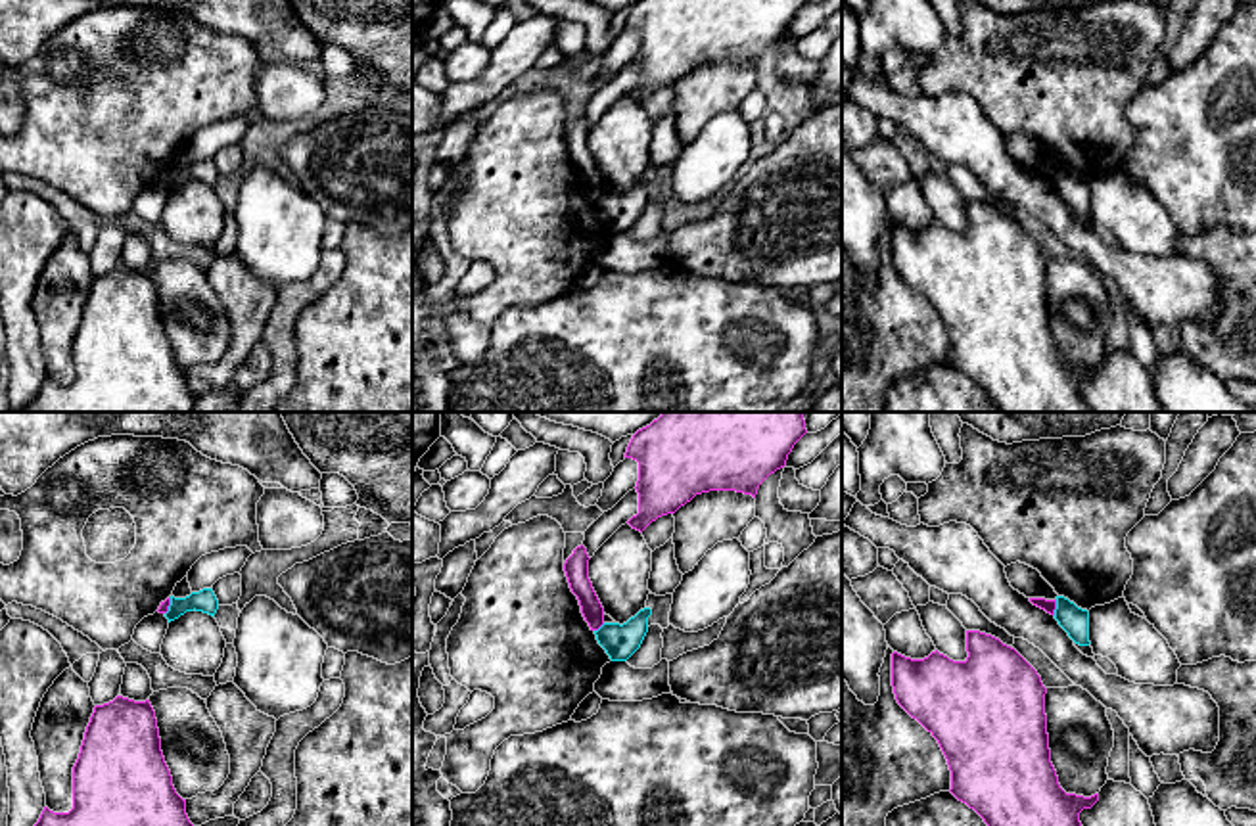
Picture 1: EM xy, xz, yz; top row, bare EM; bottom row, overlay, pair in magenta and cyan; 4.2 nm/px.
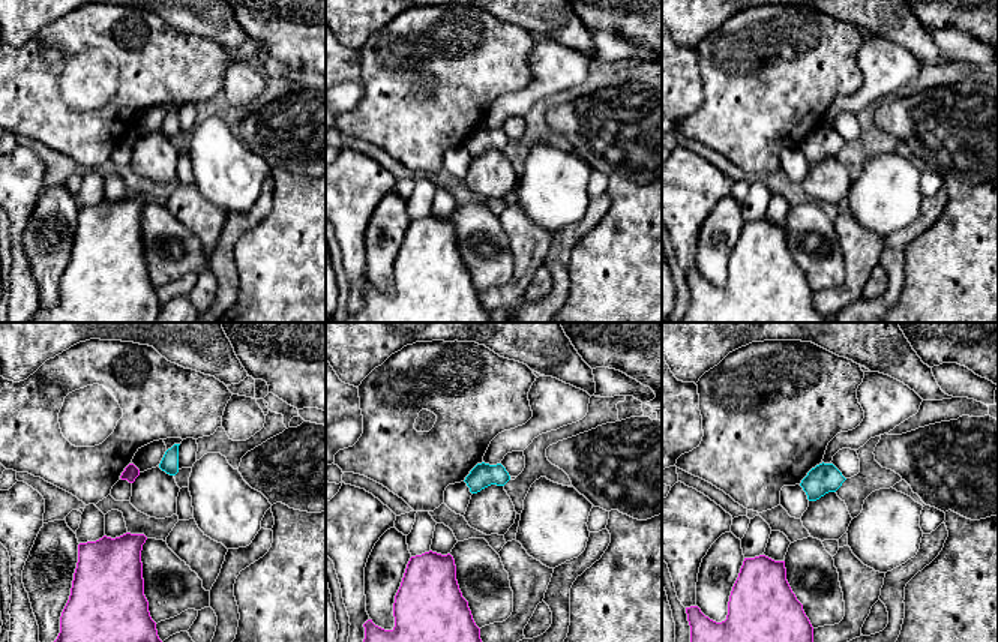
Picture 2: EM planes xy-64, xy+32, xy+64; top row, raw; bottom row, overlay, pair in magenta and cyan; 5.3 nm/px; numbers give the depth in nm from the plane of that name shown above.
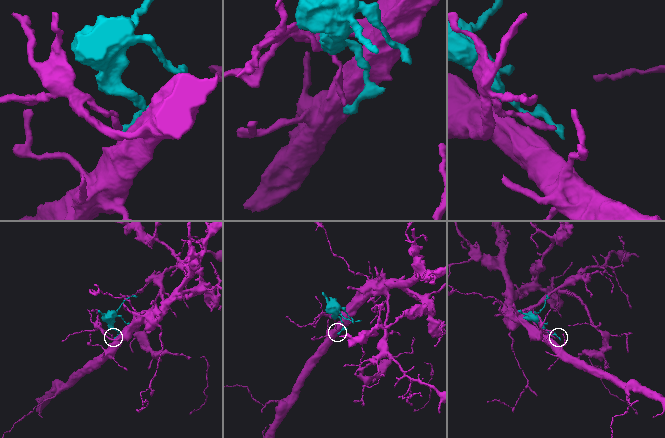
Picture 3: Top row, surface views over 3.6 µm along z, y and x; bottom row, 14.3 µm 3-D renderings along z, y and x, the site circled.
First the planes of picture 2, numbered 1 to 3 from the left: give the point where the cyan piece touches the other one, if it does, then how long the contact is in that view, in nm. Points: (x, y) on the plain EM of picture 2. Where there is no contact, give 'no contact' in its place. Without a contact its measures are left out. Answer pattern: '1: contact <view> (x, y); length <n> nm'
1: no contact
2: no contact
3: no contact

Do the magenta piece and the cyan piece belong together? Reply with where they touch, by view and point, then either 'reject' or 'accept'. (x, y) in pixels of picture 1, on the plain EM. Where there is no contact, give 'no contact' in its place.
contact yz (1055, 179); reject

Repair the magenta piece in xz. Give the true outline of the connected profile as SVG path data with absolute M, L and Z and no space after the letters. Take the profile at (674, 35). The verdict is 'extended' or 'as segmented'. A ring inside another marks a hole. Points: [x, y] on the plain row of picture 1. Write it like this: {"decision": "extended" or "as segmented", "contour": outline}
{"decision": "as segmented", "contour": "M639 0L625 29L639 33L639 84L627 94L644 102L662 86L675 84L696 65L736 61L756 69L759 56L786 36L794 15L807 0Z"}

